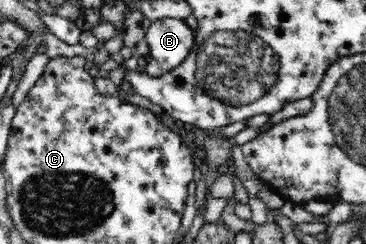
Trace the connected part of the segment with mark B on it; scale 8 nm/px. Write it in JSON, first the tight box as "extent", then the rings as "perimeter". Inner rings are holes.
{"extent":[145,17,195,73],"perimeter":[[[170,17],[151,21],[145,40],[164,73],[179,68],[195,45],[192,28],[184,20]]]}

